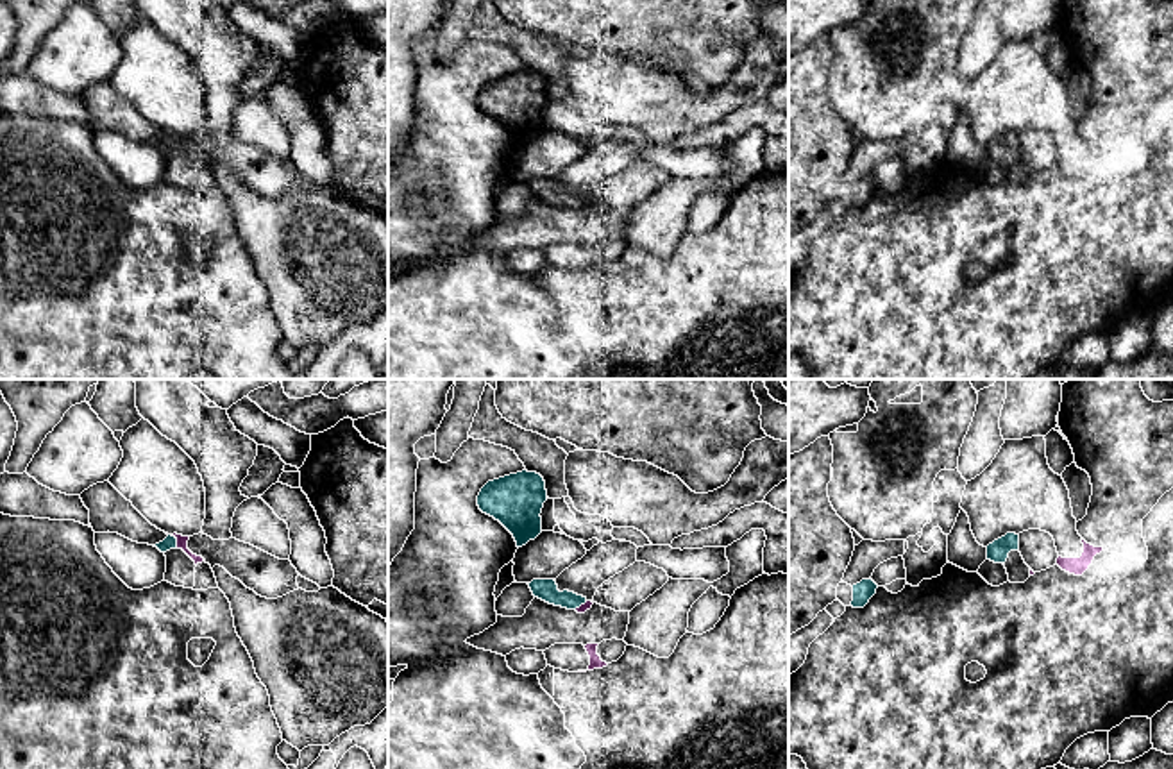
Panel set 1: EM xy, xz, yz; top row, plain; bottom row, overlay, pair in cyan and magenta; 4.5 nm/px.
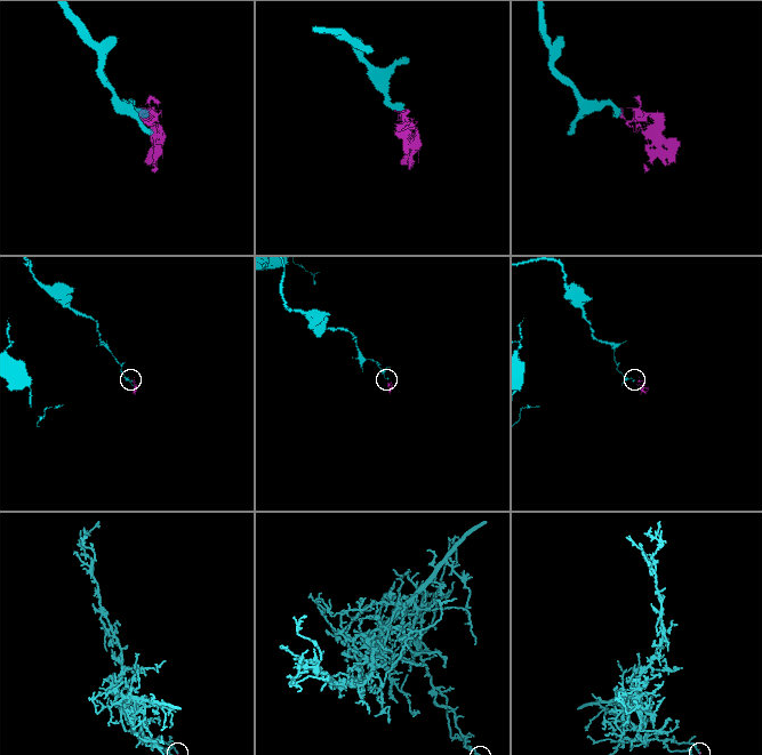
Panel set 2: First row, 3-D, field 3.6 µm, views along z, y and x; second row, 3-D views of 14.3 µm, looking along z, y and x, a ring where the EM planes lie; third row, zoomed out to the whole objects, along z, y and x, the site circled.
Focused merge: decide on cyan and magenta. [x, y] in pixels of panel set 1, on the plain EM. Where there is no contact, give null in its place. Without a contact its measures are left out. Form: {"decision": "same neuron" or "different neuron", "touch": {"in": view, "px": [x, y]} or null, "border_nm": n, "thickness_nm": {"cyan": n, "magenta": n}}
{"decision": "different neuron", "touch": {"in": "xy", "px": [176, 140]}, "border_nm": 70, "thickness_nm": {"cyan": 60, "magenta": 50}}

